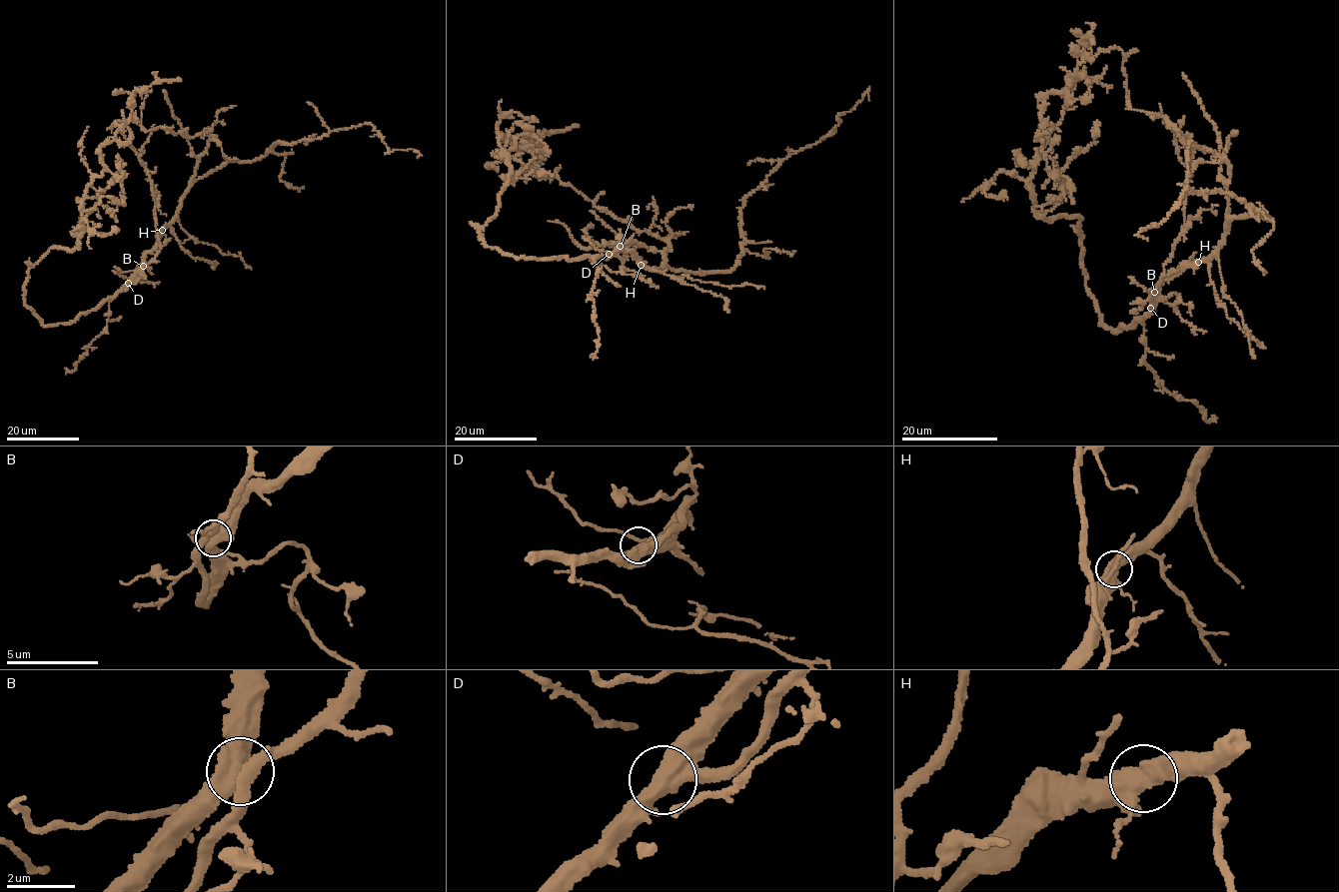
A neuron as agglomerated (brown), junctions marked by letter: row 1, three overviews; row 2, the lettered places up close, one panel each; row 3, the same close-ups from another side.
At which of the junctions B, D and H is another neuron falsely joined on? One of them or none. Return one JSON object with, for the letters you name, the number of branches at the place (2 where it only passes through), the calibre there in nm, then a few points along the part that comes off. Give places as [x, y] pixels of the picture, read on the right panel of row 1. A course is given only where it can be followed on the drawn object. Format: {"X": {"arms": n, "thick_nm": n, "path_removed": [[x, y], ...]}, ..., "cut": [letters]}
{"cut": []}

